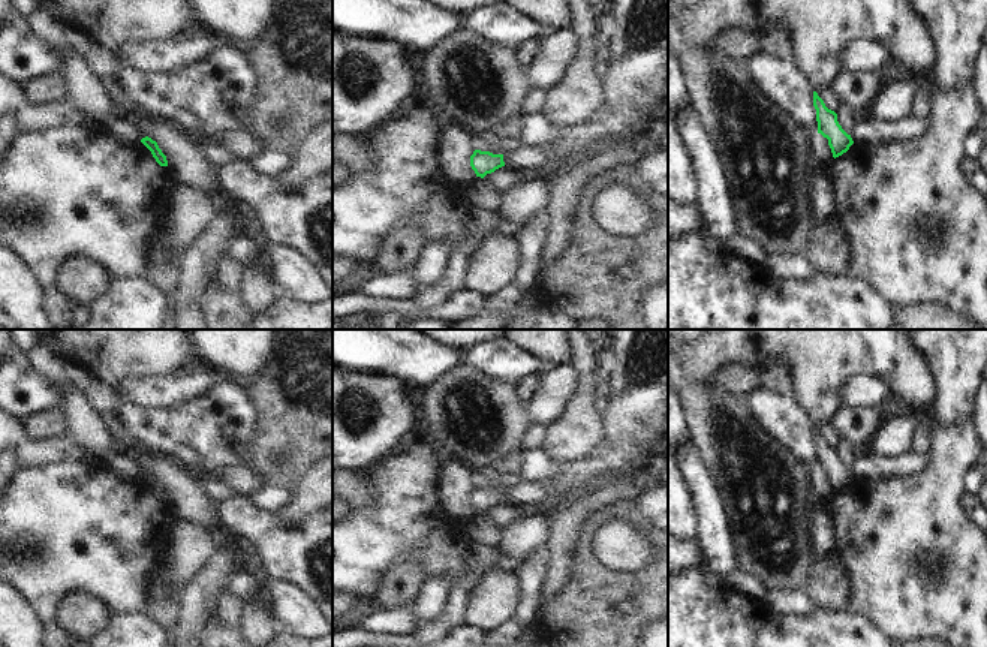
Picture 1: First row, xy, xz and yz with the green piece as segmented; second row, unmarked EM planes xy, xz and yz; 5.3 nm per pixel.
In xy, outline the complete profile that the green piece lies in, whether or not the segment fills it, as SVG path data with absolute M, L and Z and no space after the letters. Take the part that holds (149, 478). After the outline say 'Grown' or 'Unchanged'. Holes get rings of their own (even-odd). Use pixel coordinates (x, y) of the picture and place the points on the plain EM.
M145 472L141 475L141 478L151 487L153 493L160 502L168 502L166 491L162 488L159 484L157 478L153 476L151 473Z. Unchanged

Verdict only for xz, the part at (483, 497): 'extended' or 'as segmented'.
as segmented

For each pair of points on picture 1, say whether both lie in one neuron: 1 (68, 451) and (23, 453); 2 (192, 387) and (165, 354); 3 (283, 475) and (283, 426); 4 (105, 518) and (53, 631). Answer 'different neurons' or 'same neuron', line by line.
1: same neuron
2: different neurons
3: same neuron
4: same neuron

